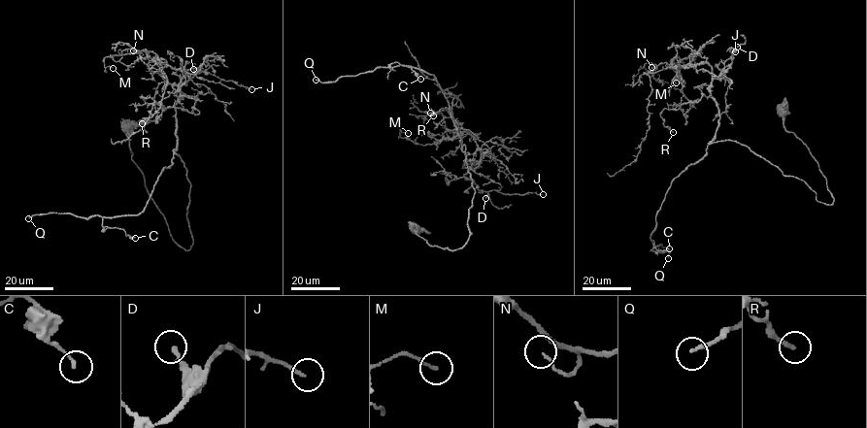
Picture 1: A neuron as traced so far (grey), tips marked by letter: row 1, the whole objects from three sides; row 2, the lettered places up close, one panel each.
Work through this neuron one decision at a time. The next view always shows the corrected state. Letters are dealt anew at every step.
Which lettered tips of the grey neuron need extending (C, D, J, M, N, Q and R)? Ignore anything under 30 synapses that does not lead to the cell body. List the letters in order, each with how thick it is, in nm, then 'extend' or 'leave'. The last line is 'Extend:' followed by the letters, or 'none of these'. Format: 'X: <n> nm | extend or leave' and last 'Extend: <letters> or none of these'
C: 160 nm | leave
D: 190 nm | leave
J: 150 nm | leave
M: 130 nm | leave
N: 80 nm | leave
Q: 160 nm | extend
R: 180 nm | leave
Extend: Q

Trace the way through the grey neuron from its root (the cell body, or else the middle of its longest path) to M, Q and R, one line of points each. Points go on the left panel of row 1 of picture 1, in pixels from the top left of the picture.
M: (128, 127), (147, 191), (189, 249), (190, 183), (173, 150), (185, 72), (145, 49), (106, 56), (113, 68)
Q: (128, 127), (132, 160), (147, 191), (171, 237), (189, 249), (190, 183), (174, 152), (138, 214), (28, 218)
R: (128, 127), (146, 188), (188, 249), (175, 106), (181, 95), (195, 101), (196, 115), (155, 101), (142, 123)

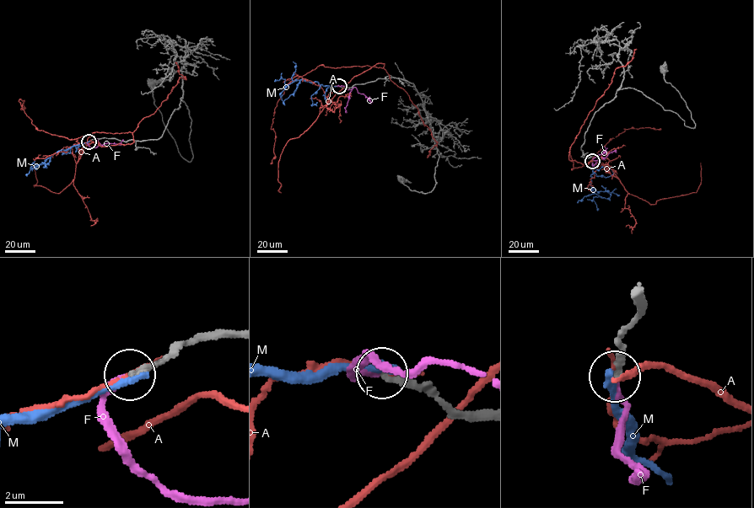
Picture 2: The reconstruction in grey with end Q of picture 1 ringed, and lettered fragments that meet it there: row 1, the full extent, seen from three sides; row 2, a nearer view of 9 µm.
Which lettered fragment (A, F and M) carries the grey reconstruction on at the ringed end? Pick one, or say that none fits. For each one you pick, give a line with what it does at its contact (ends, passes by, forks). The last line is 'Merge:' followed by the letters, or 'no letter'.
F: it ends
Merge: F

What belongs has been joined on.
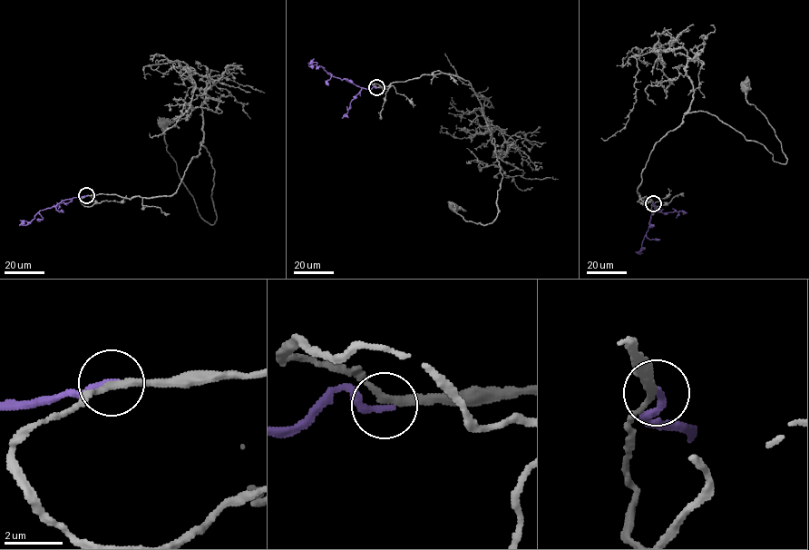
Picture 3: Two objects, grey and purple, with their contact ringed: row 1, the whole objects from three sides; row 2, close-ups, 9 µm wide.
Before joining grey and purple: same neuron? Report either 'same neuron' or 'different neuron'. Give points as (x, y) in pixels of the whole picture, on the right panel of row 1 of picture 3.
same neuron

